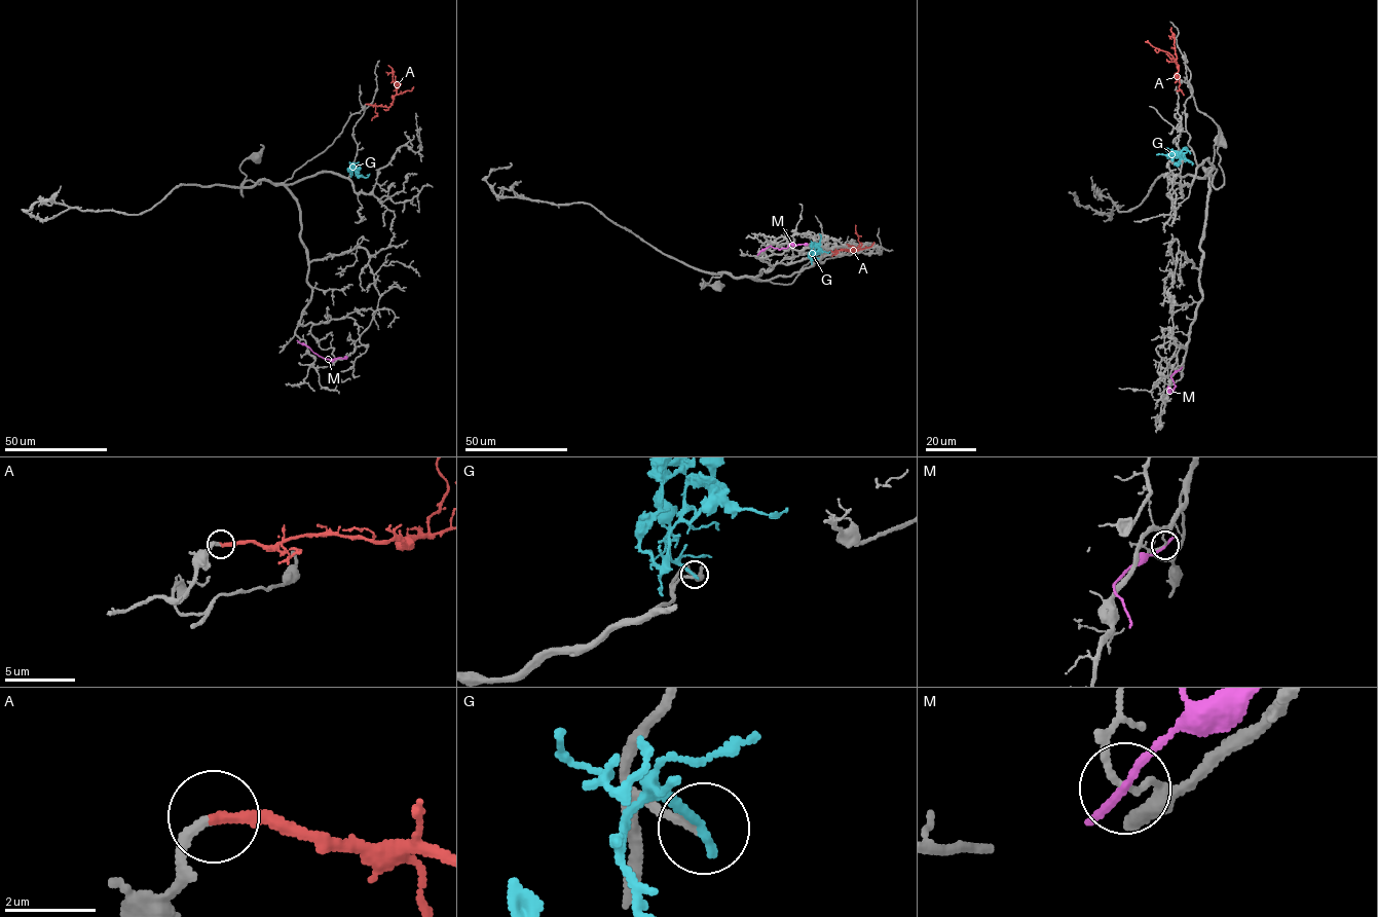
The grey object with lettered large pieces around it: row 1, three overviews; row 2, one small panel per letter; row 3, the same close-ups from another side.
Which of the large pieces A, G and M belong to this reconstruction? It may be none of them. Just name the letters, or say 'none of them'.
A

